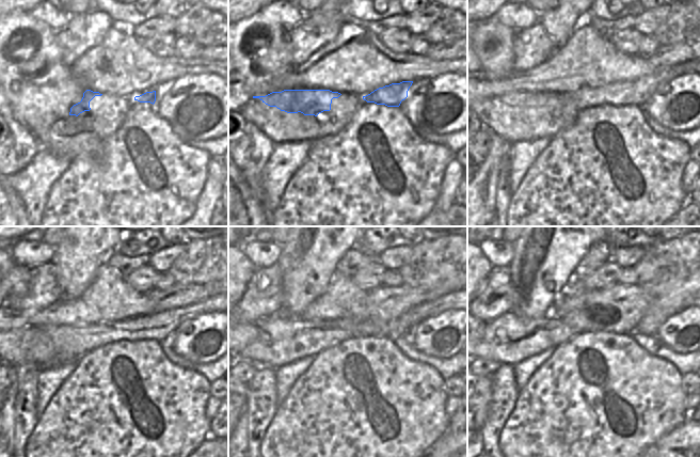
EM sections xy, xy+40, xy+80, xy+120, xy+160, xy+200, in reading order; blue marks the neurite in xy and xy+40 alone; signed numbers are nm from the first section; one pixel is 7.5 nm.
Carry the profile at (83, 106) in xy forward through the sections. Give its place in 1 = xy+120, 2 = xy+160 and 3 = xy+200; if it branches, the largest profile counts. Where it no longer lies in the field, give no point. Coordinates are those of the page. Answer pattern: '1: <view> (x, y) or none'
1: xy+120 (77, 341)
2: xy+160 (293, 337)
3: xy+200 (528, 336)

